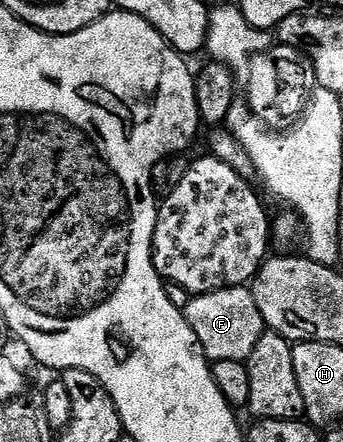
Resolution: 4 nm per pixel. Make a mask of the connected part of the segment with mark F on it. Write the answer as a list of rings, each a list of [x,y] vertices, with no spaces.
[[[237,286],[235,288],[219,288],[217,292],[202,292],[191,297],[187,305],[183,305],[184,317],[188,320],[190,330],[194,330],[196,340],[202,346],[204,357],[210,362],[247,362],[254,346],[258,346],[258,338],[266,330],[262,314],[258,310],[258,302],[254,302],[252,289],[248,286]]]

